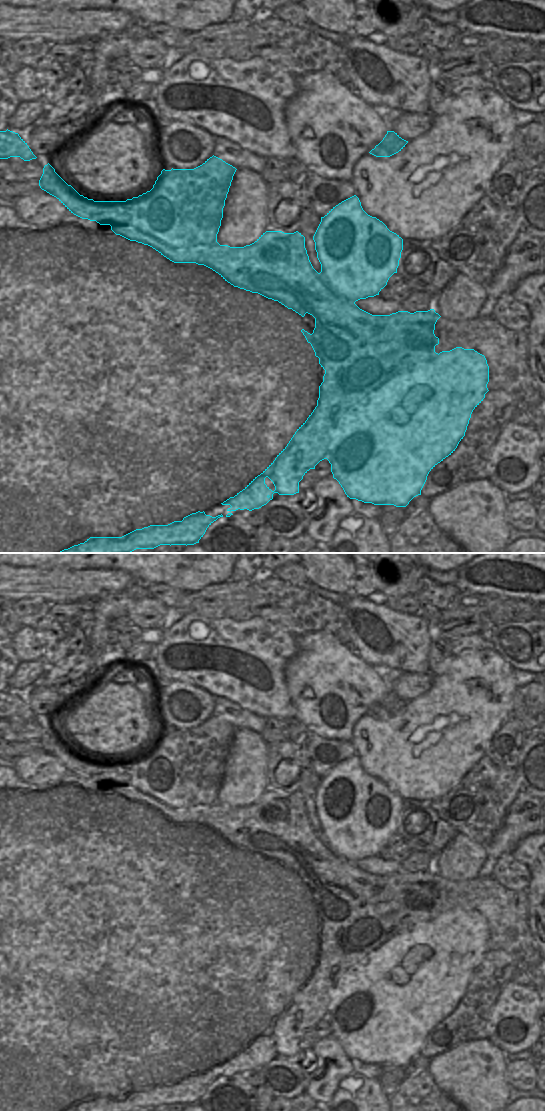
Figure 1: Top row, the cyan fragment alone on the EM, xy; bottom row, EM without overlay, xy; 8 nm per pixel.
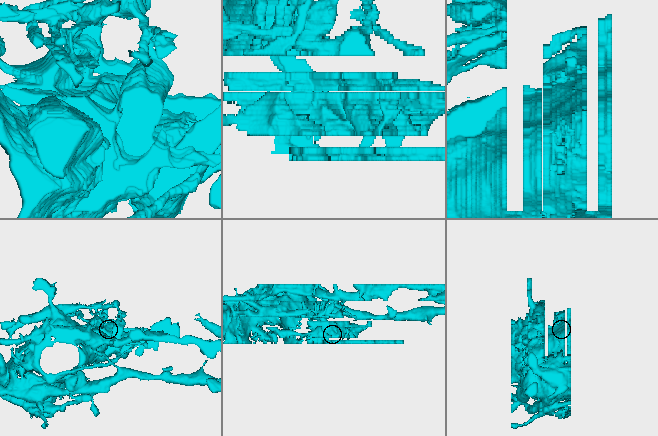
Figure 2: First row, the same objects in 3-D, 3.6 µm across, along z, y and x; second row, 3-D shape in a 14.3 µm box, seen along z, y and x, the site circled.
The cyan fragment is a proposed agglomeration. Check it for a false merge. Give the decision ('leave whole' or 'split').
split

